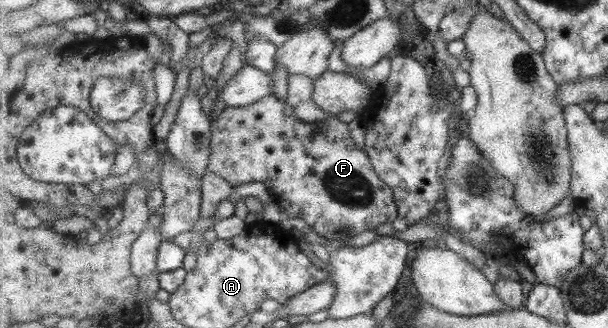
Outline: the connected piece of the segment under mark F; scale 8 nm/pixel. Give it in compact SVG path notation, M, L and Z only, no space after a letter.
M273 94L264 97L264 100L260 100L256 103L252 103L244 107L232 107L227 106L223 112L212 122L212 154L210 154L210 172L214 172L222 176L230 186L238 188L244 185L244 183L264 183L268 187L271 193L270 198L280 203L283 209L286 209L286 214L289 217L300 217L305 223L318 235L324 237L328 241L334 243L334 241L340 241L340 243L348 243L352 241L356 235L360 235L361 231L373 230L382 225L382 223L388 223L388 221L396 221L398 217L398 204L394 194L394 191L382 181L382 178L378 175L377 170L374 169L368 155L356 147L354 139L352 139L352 131L348 127L348 123L339 121L337 117L328 117L324 121L314 121L308 123L308 121L298 119L294 115L294 107L285 100L280 100Z

